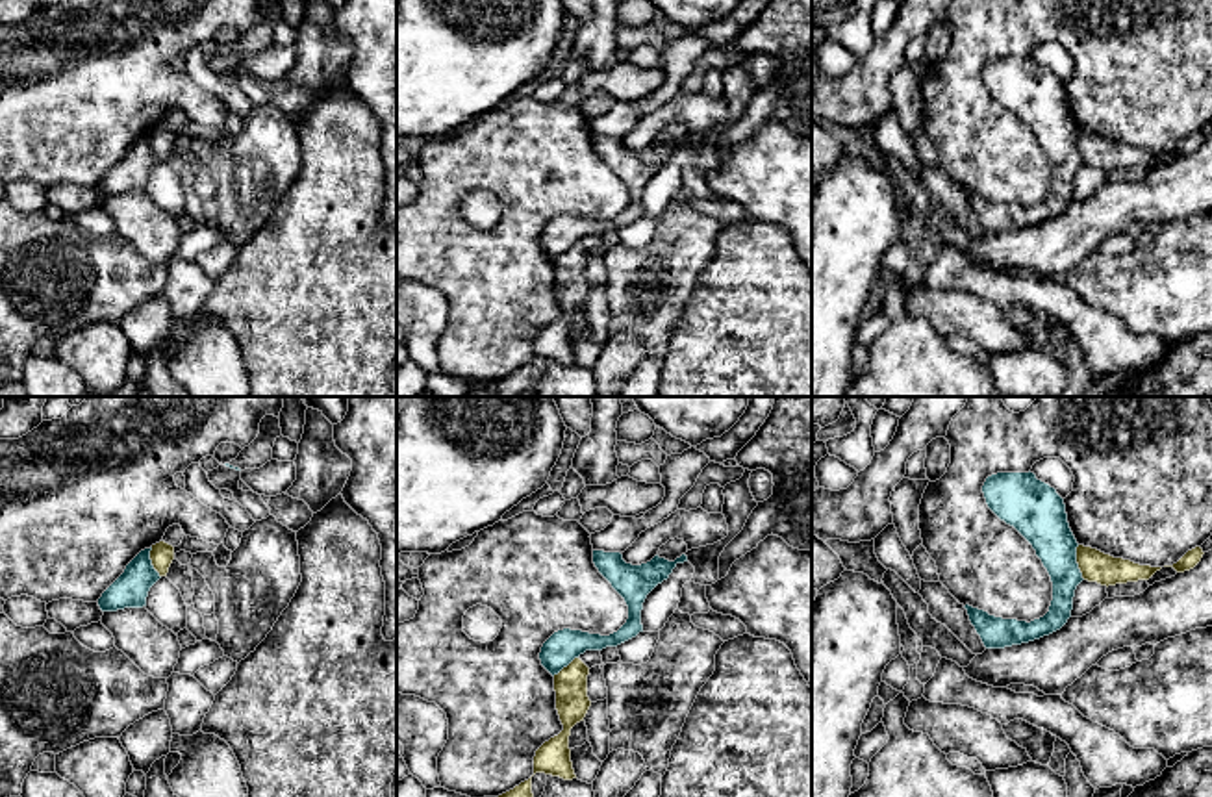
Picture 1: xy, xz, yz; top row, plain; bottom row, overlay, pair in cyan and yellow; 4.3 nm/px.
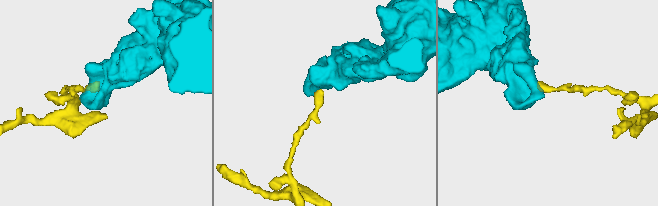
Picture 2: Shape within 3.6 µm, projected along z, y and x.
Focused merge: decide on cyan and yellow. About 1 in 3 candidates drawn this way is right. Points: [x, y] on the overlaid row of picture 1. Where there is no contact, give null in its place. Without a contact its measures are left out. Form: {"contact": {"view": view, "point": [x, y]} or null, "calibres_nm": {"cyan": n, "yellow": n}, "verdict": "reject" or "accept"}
{"contact": {"view": "yz", "point": [1075, 562]}, "calibres_nm": {"cyan": 220, "yellow": 140}, "verdict": "reject"}

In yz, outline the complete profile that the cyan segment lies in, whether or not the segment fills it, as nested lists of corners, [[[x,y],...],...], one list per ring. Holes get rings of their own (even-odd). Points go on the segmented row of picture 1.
[[[1030,471],[991,474],[982,493],[988,508],[1036,550],[1051,576],[1053,601],[1049,612],[1030,623],[995,617],[966,604],[971,625],[986,649],[1021,645],[1060,630],[1071,617],[1075,589],[1084,580],[1064,499]]]

